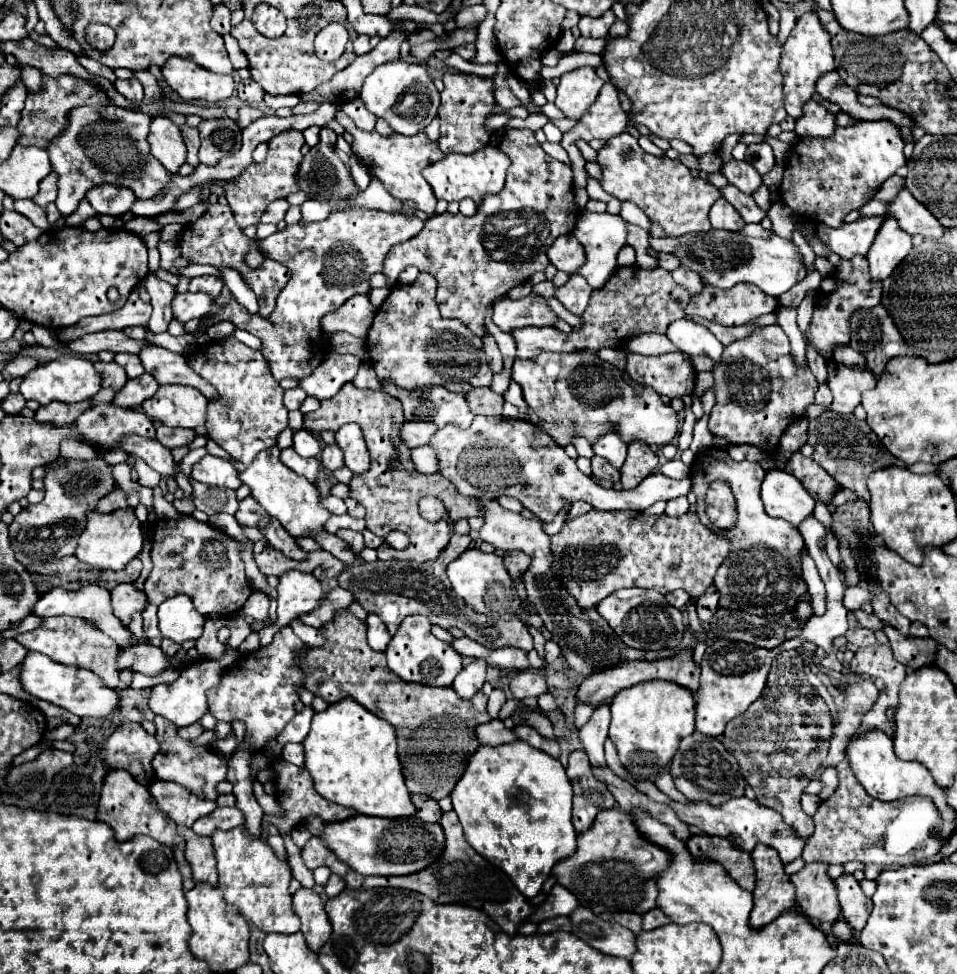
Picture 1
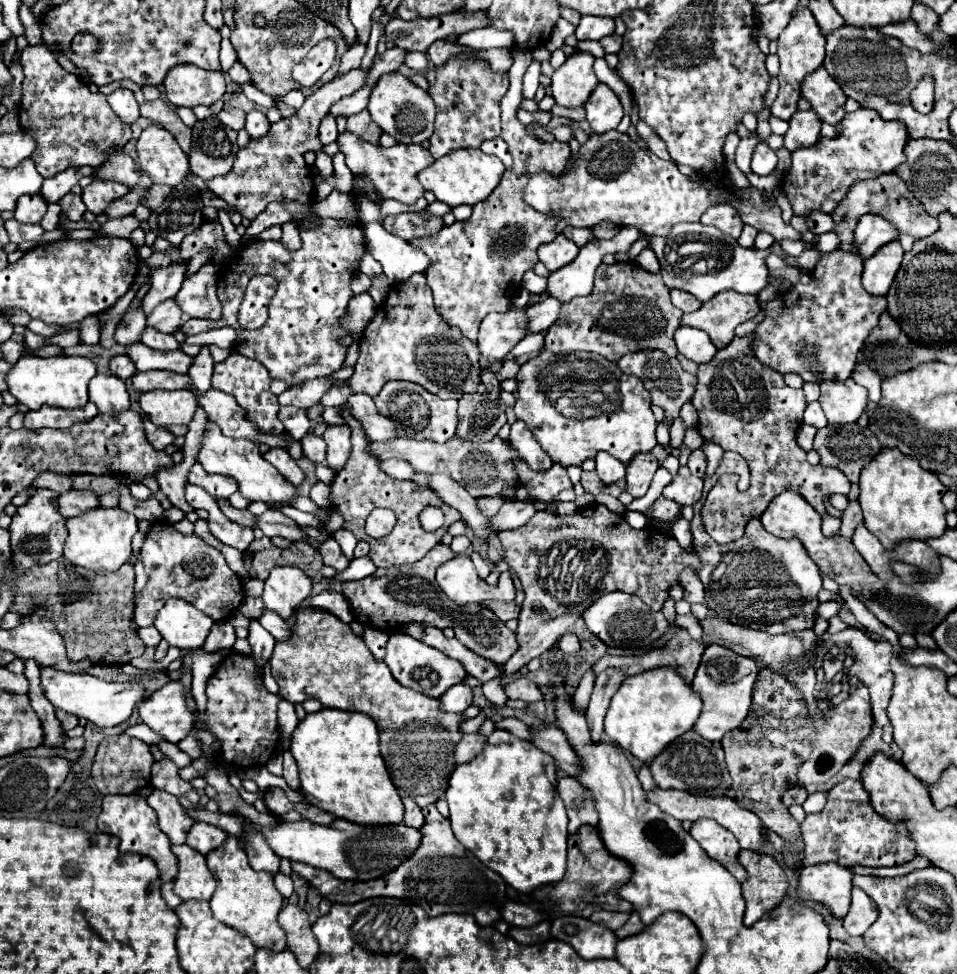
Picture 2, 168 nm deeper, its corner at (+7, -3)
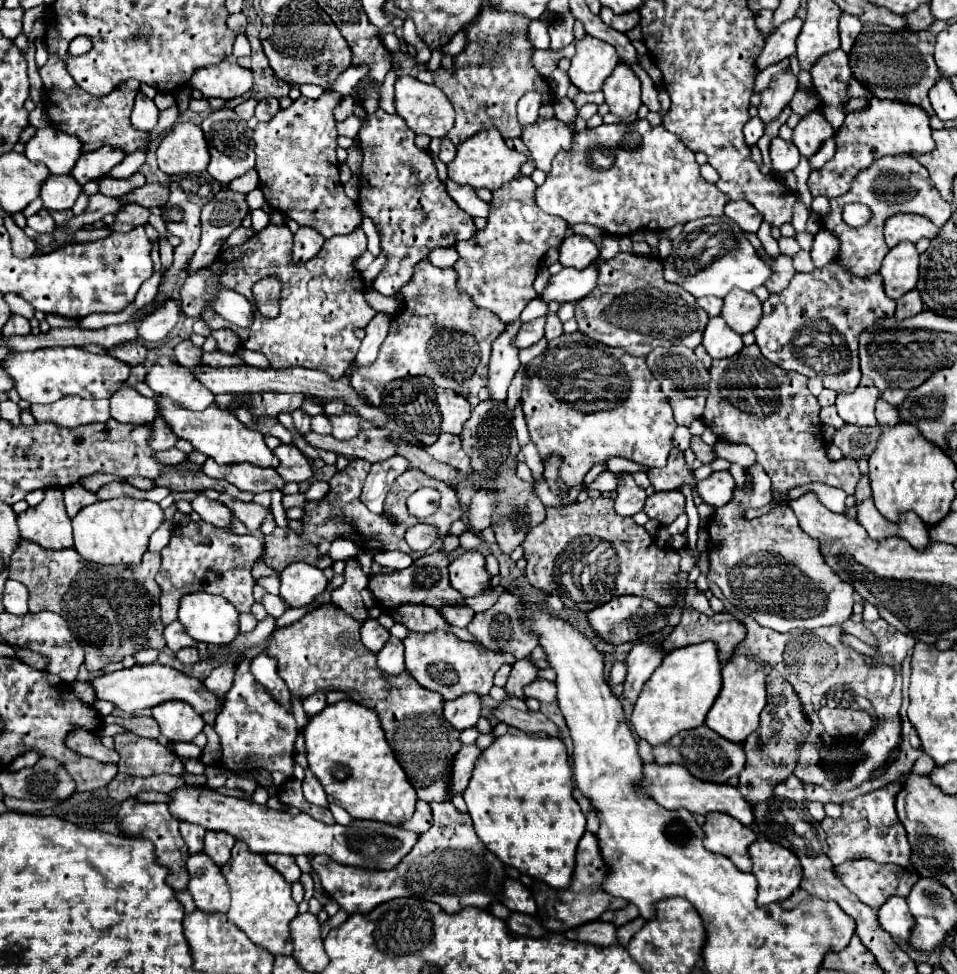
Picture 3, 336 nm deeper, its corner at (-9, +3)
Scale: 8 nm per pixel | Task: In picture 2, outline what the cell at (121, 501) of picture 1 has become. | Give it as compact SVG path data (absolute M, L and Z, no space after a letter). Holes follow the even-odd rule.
M72 489L72 491L62 493L58 497L58 507L60 507L60 513L64 517L76 517L76 515L82 515L86 511L92 511L92 509L100 507L100 499L92 491Z

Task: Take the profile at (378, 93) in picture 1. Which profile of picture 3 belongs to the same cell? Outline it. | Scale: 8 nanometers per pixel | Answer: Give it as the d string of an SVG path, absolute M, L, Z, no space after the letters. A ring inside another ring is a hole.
M400 77L396 81L396 111L416 135L424 133L430 137L446 137L454 125L454 109L448 97L436 85L420 83L414 77Z

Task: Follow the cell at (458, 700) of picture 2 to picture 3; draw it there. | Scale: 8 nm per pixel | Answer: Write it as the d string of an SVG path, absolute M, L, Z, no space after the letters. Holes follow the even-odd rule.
M468 693L464 697L458 697L456 701L446 701L444 719L458 731L474 727L476 721L480 719L480 697Z

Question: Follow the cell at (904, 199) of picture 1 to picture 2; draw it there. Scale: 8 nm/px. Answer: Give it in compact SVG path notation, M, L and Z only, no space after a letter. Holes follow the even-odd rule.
M888 173L888 175L880 175L876 179L868 179L868 181L858 181L852 185L852 189L848 191L848 195L844 197L844 201L834 209L832 217L834 217L834 231L840 235L840 249L844 251L854 251L858 253L858 249L854 247L854 227L858 223L858 219L866 213L876 213L884 219L888 219L900 233L908 233L914 239L920 237L928 237L932 233L936 233L938 229L938 219L932 219L924 207L920 205L920 201L912 195L912 191L908 191L906 183L896 175L896 173Z

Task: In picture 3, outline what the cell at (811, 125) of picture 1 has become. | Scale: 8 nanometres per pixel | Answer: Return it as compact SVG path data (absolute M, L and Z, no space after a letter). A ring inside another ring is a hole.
M808 113L794 127L792 143L798 147L802 157L812 157L828 139L834 137L834 129L820 113Z

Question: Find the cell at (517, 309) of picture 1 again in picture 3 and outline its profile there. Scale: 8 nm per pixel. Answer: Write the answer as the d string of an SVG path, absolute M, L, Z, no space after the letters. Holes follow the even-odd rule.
M520 321L510 323L492 345L492 357L488 365L488 385L486 385L492 401L506 401L510 381L520 367L518 349L512 345L512 337L518 333L518 329Z

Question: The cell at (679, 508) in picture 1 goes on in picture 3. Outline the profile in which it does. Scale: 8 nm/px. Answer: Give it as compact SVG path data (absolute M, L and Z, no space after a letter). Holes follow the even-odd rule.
M682 491L652 493L644 505L644 513L650 519L656 519L660 525L670 525L682 511L684 511Z

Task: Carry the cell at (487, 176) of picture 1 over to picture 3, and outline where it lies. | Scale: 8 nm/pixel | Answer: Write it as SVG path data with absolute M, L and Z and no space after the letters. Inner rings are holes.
M484 129L458 145L456 159L448 163L448 177L460 185L470 185L474 189L486 187L490 191L496 191L502 187L502 183L512 181L518 175L520 165L524 161L526 161L526 155L514 149L508 149L508 145L504 143L502 135L496 129Z

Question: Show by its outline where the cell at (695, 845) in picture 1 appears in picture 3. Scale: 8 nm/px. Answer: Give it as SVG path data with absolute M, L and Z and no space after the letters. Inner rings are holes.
M708 813L704 823L704 847L712 853L728 857L740 871L750 871L752 861L748 857L748 845L756 841L754 829L740 825L726 813Z

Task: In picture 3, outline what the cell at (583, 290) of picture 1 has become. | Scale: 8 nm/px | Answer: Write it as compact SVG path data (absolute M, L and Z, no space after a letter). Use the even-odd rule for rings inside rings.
M544 317L534 319L530 323L524 323L522 329L518 329L516 337L512 339L512 345L516 345L518 349L524 349L524 347L530 347L530 345L538 343L540 337L544 337L544 323L546 323Z

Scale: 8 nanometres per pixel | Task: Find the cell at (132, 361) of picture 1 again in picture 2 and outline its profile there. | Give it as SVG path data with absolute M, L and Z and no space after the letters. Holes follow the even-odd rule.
M114 355L112 359L110 359L110 371L116 375L116 377L120 377L120 379L130 379L134 373L136 373L136 367L134 367L134 363L130 361L130 357L128 355Z

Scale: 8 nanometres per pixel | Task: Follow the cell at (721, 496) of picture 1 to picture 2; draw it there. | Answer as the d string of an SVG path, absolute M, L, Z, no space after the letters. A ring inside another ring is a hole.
M754 333L734 337L732 343L728 343L724 349L718 349L710 363L698 367L698 387L692 399L700 417L700 435L716 441L724 451L744 455L750 467L748 491L737 490L738 475L724 474L708 491L704 501L704 529L716 543L722 545L740 539L740 535L744 535L746 521L752 515L760 517L768 503L784 489L800 493L820 515L826 513L826 495L848 495L850 491L850 481L844 473L834 467L810 465L806 461L806 451L796 443L796 429L800 427L802 413L806 409L804 391L788 387L778 371L764 367L764 363L752 355L752 335Z

